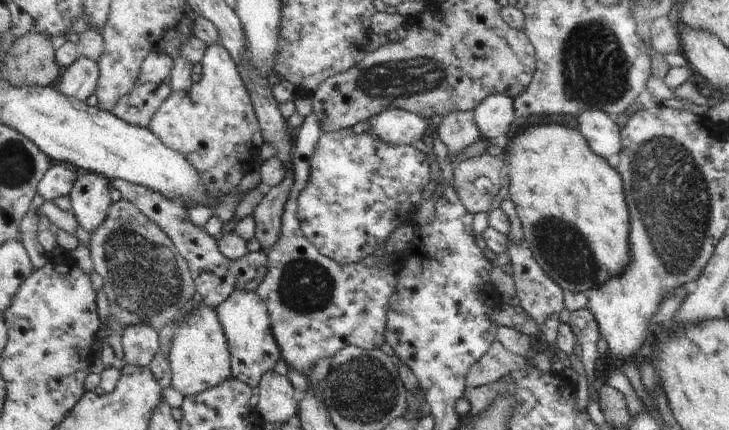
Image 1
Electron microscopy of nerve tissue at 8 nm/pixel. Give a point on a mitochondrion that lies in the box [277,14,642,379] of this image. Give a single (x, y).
(596, 70)

